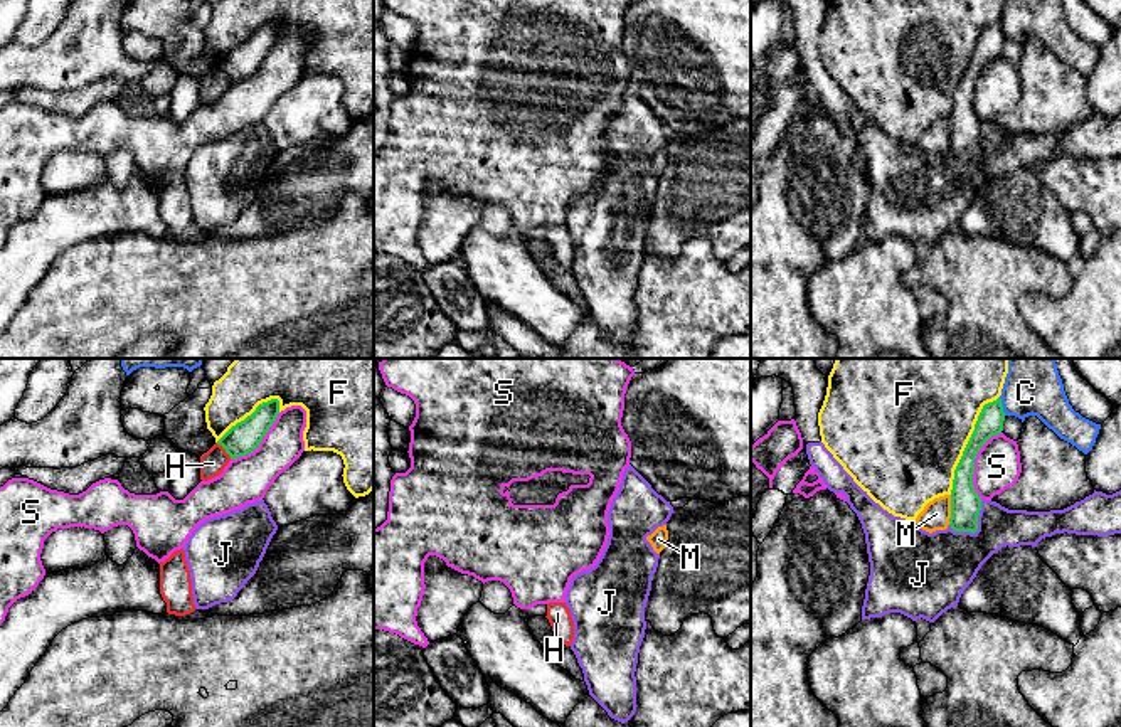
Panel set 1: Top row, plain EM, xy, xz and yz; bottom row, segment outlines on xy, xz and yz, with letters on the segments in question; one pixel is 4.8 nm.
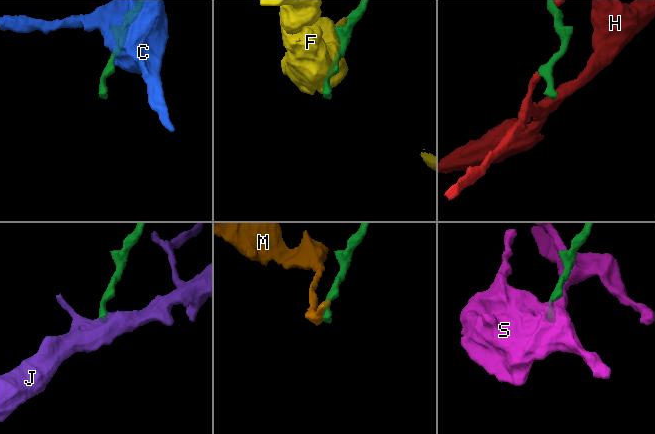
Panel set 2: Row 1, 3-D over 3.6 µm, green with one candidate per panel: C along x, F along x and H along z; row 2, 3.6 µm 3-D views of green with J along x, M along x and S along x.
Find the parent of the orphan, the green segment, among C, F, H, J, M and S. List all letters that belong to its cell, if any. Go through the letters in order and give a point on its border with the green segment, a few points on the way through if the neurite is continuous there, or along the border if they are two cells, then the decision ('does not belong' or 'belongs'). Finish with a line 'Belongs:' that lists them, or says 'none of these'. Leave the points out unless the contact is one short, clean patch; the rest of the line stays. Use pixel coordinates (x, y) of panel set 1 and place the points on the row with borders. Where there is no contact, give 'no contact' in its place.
C: yz (1002, 406) | does not belong
F: yz (968, 443) | does not belong
H: xy (224, 448) | along xy (216, 443), (231, 458) | does not belong
J: yz (977, 529) | across yz (965, 504), (977, 529), (940, 566) | belongs
M: yz (951, 510) | along yz (951, 495), (951, 517), (948, 524) | does not belong
S: yz (973, 463) | does not belong
Belongs: J

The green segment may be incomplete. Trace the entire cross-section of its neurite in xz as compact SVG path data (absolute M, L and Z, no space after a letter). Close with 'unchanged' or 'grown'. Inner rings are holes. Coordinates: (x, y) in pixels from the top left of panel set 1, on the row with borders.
M630 464L608 512L609 537L594 567L571 579L566 604L574 621L574 651L589 695L621 724L636 712L636 663L646 621L645 608L660 554L646 540L667 525L673 507Z; grown

